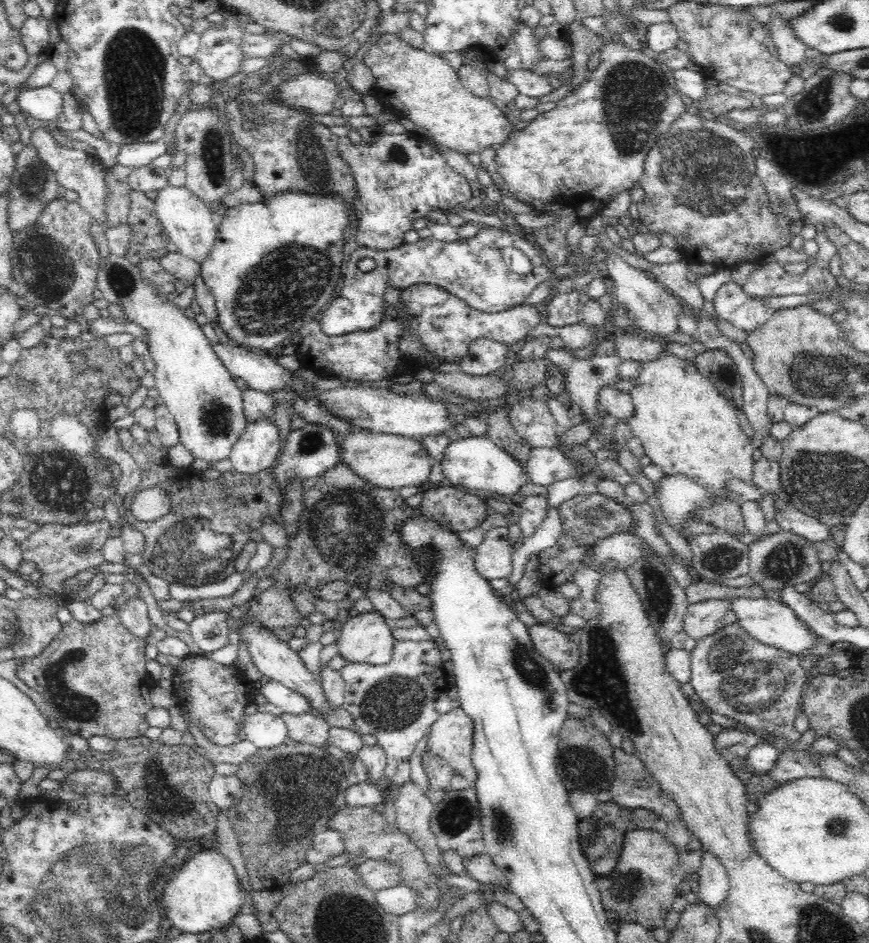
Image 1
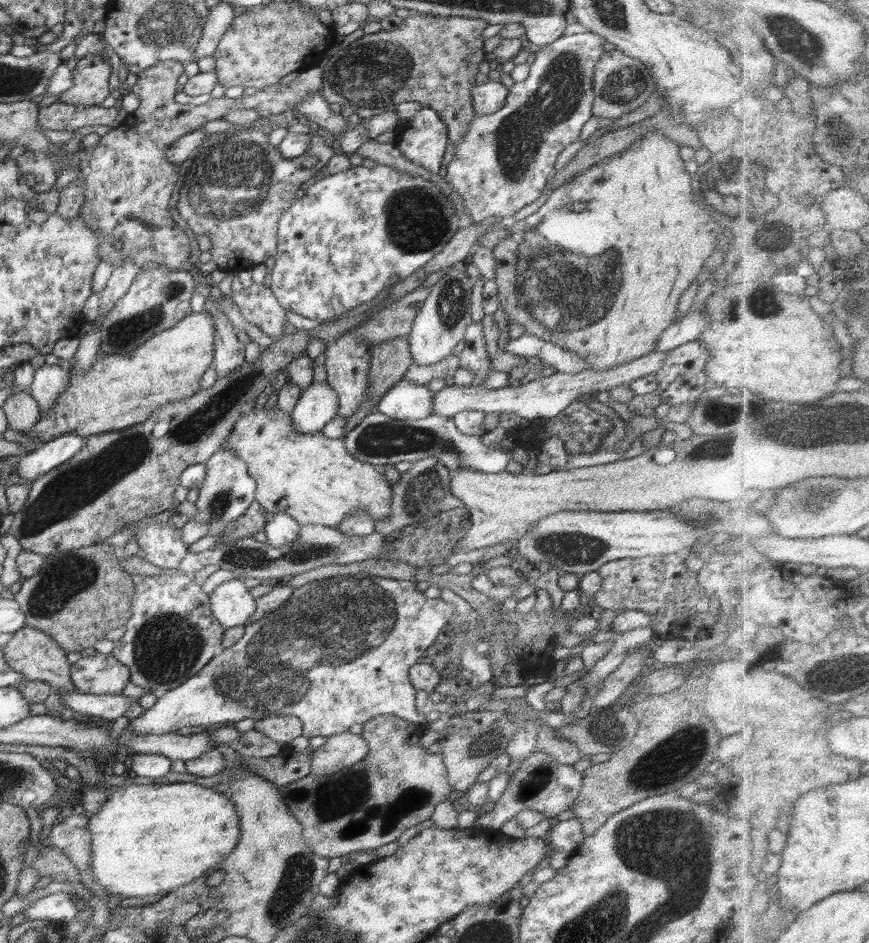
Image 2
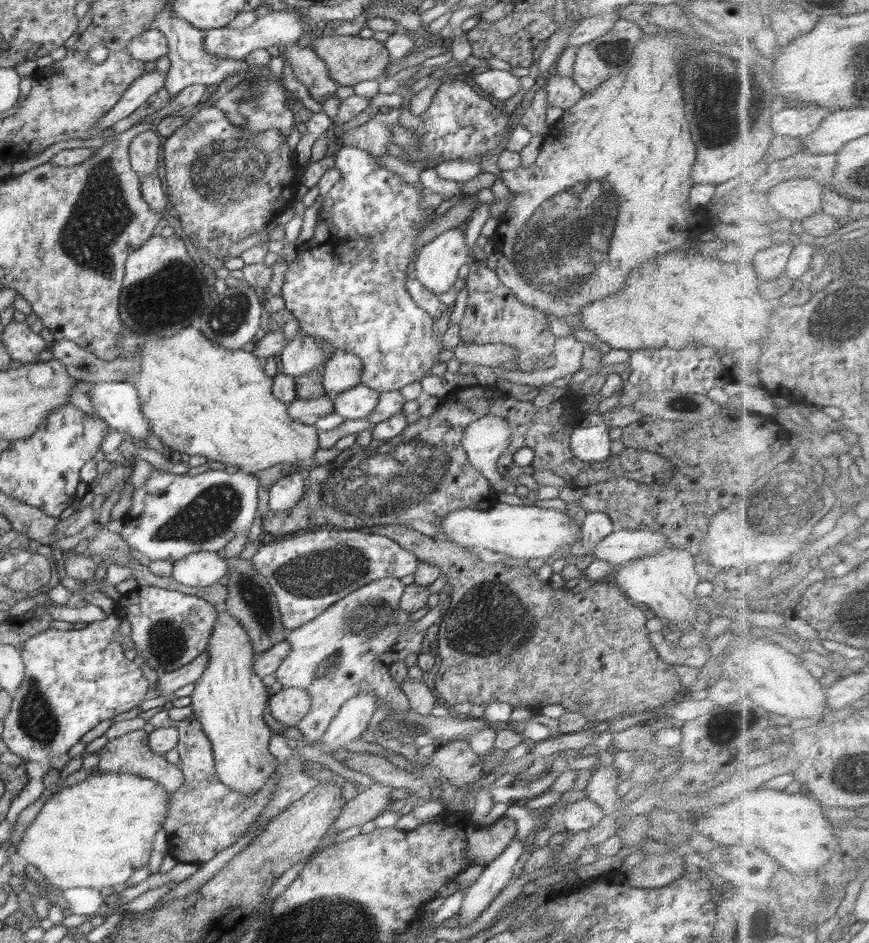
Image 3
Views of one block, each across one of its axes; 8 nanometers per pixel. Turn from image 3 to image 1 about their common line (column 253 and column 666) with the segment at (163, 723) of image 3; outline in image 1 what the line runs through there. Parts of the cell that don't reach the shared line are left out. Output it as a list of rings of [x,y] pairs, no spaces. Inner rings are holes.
[[[614,748],[615,774],[609,788],[611,801],[624,808],[644,808],[655,812],[666,823],[681,819],[680,807],[662,790],[660,783],[650,777],[644,763],[634,754],[626,754],[622,748]]]

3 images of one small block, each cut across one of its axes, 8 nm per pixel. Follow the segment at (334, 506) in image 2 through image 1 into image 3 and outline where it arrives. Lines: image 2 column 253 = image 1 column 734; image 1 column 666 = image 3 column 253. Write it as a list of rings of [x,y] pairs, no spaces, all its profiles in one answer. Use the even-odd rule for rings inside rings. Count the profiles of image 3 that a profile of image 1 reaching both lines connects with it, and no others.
[[[197,323],[193,325],[185,326],[178,334],[169,335],[168,337],[162,338],[152,338],[152,336],[142,336],[142,334],[134,334],[134,336],[120,336],[118,337],[118,346],[120,346],[120,357],[118,358],[128,358],[128,359],[140,359],[141,369],[135,374],[129,374],[127,378],[123,381],[128,381],[132,386],[137,388],[137,393],[139,396],[140,410],[144,413],[145,419],[148,419],[149,425],[151,426],[152,434],[156,435],[163,444],[170,448],[173,452],[178,450],[178,452],[188,454],[192,456],[193,454],[200,454],[200,456],[206,456],[209,462],[216,461],[222,462],[222,464],[238,466],[239,470],[255,475],[261,470],[266,470],[270,466],[276,465],[292,465],[298,468],[298,472],[307,468],[315,468],[318,463],[314,459],[314,453],[318,450],[318,430],[315,425],[307,425],[294,420],[287,411],[287,402],[277,399],[271,391],[273,385],[273,378],[266,375],[264,372],[265,360],[256,358],[256,356],[251,352],[251,350],[243,349],[236,351],[228,351],[218,347],[216,343],[210,342],[206,339],[202,332],[199,331]]]

